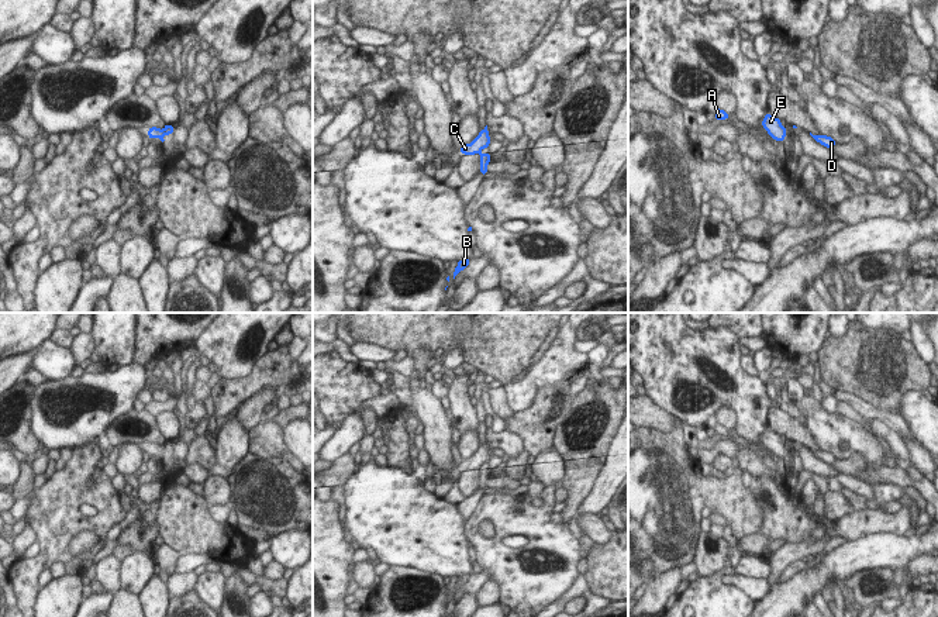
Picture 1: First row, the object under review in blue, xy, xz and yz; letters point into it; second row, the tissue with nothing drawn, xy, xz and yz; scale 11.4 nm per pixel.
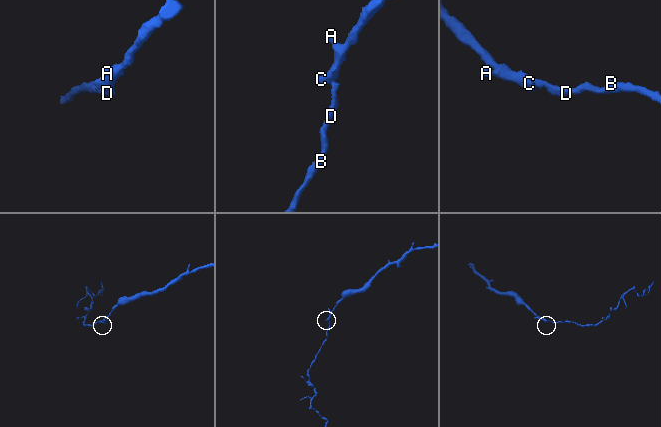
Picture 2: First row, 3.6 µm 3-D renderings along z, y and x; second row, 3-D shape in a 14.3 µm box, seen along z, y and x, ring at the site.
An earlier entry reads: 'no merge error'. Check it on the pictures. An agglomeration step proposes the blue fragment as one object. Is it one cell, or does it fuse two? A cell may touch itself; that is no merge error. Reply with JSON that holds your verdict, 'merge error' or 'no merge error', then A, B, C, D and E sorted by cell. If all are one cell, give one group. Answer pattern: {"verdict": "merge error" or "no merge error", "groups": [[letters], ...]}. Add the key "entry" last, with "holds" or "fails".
{"verdict": "merge error", "groups": [["A", "C", "E"], ["B", "D"]], "entry": "fails"}

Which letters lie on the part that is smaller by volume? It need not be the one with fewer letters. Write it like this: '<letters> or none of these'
B, D

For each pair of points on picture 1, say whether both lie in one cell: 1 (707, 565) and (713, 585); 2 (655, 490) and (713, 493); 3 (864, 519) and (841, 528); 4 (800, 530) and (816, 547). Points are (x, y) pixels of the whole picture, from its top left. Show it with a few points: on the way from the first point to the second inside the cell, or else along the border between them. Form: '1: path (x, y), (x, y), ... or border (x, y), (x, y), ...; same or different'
1: border (724, 566), (699, 578); different
2: path (669, 502), (695, 500), (699, 496); same
3: path (858, 524), (847, 527); same
4: border (813, 538), (786, 543); different

